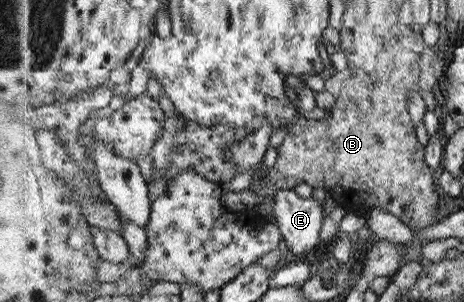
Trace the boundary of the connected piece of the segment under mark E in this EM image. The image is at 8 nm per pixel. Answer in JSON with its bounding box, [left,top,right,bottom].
[274,190,324,256]

